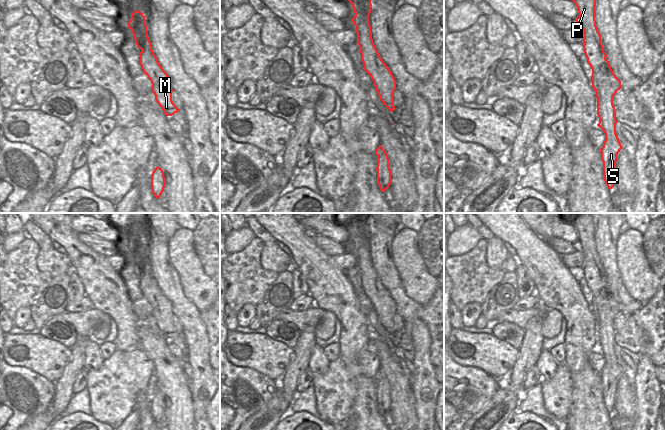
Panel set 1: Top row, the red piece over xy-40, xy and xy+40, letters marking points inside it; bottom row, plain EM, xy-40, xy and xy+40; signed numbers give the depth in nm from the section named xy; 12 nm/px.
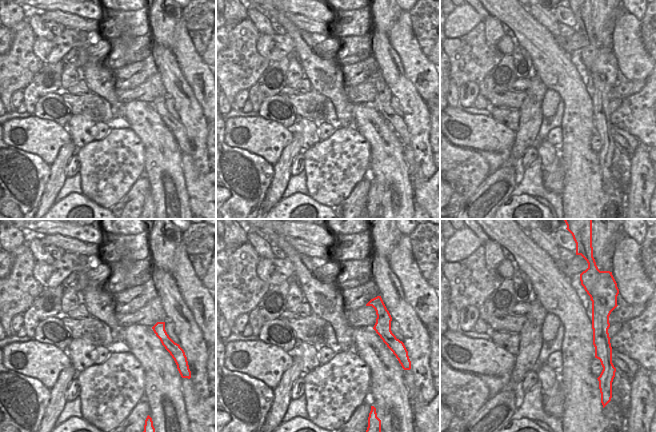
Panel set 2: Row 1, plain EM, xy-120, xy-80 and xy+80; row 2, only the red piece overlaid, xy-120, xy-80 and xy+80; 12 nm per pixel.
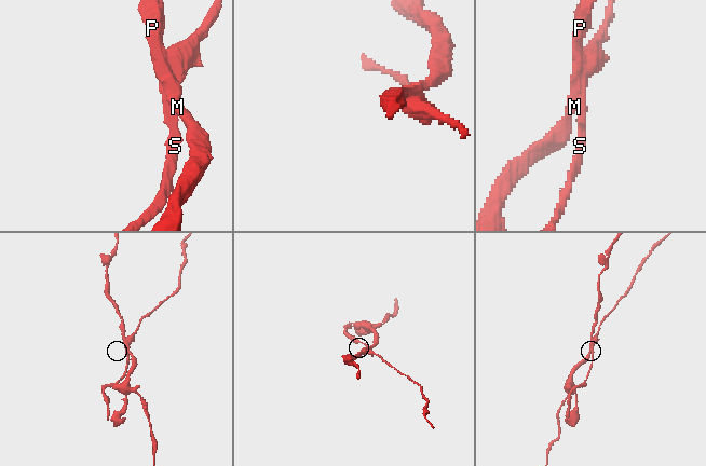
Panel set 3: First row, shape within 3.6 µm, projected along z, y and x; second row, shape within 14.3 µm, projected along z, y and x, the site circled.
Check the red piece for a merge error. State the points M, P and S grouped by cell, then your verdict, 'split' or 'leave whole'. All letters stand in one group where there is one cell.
M P / S; split

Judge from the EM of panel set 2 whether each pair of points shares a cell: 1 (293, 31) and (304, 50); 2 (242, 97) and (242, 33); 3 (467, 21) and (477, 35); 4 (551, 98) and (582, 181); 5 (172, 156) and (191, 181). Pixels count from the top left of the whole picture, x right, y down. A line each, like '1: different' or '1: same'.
1: same
2: different
3: different
4: different
5: different

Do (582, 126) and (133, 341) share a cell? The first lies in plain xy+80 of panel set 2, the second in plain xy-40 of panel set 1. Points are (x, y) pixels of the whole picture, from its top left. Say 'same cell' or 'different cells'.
same cell

